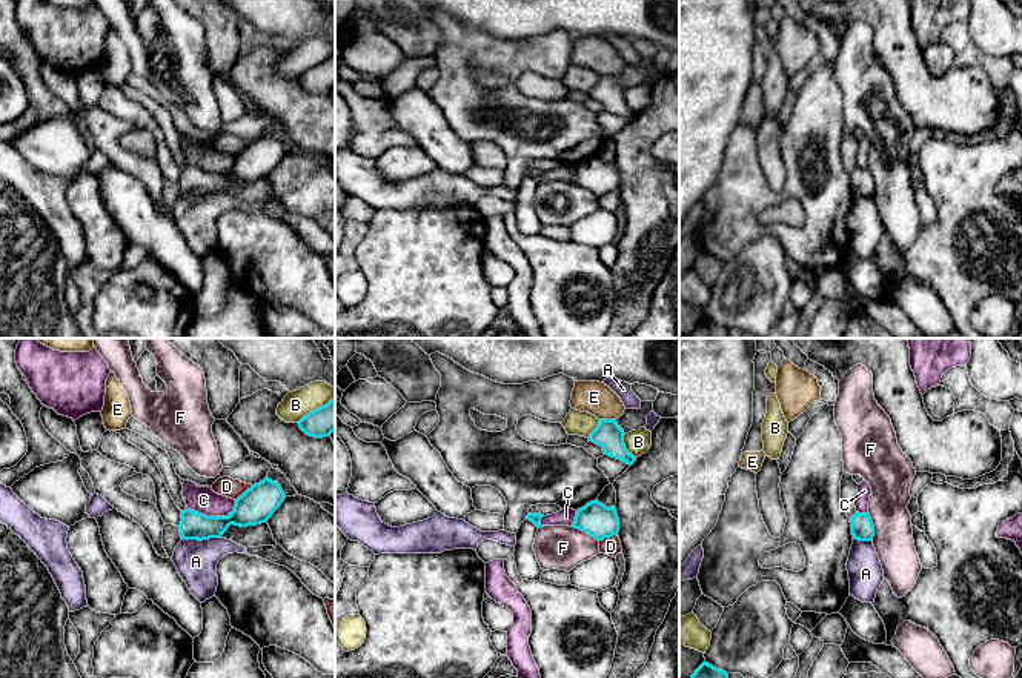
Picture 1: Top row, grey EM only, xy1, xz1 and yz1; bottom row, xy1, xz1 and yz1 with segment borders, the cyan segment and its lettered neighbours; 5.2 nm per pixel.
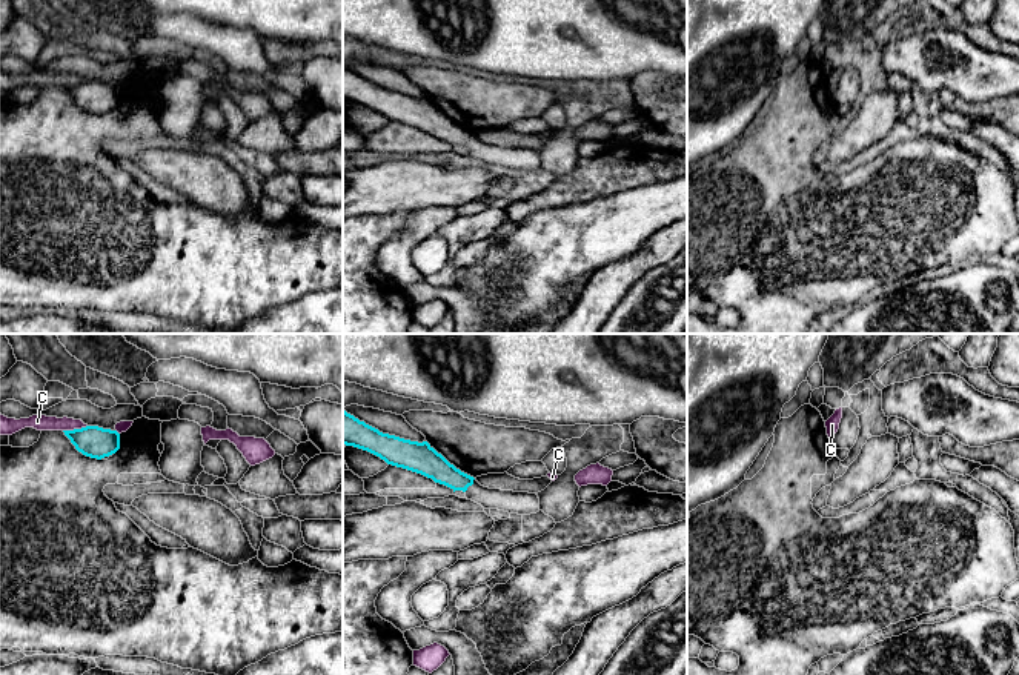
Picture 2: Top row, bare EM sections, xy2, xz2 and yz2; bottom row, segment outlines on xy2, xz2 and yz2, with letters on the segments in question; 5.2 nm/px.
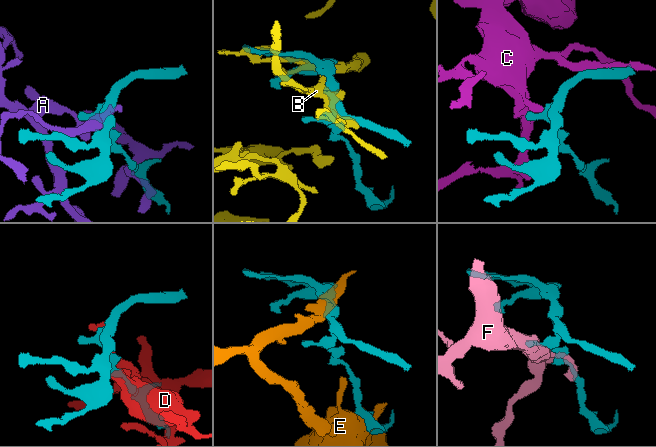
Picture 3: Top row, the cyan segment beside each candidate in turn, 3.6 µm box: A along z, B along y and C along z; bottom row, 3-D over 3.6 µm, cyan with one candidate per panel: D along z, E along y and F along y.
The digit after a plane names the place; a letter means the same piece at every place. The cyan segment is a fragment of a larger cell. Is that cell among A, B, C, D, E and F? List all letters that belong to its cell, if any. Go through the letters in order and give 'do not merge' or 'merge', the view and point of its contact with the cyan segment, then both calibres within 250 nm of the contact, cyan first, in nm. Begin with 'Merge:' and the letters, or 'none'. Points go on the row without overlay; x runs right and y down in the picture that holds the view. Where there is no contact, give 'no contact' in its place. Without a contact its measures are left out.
Merge: none
A: do not merge; contact xy1 (200, 196); calibres 140 and 220 nm
B: do not merge; contact xz1 (624, 102); calibres 150 and 130 nm
C: do not merge; contact xy1 (214, 172); calibres 190 and 140 nm
D: do not merge; contact xz1 (607, 192); calibres 170 and 100 nm
E: do not merge; contact xz1 (607, 76); calibres 150 and 170 nm
F: do not merge; contact yz1 (873, 182); calibres 120 and 220 nm

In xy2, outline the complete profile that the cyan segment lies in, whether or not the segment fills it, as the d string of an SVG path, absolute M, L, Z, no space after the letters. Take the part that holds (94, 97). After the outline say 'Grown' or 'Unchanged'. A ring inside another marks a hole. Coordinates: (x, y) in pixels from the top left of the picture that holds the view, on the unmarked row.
M98 81L63 86L78 108L101 115L120 105L120 89Z. Unchanged

